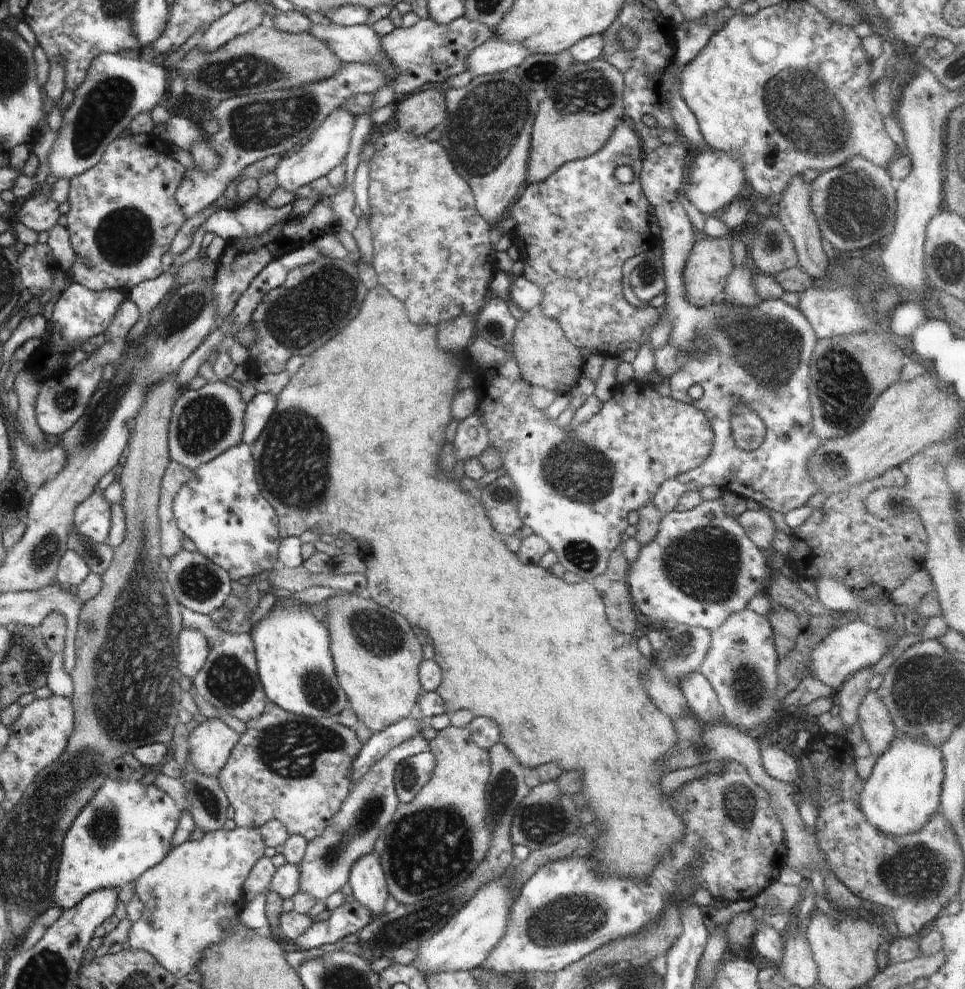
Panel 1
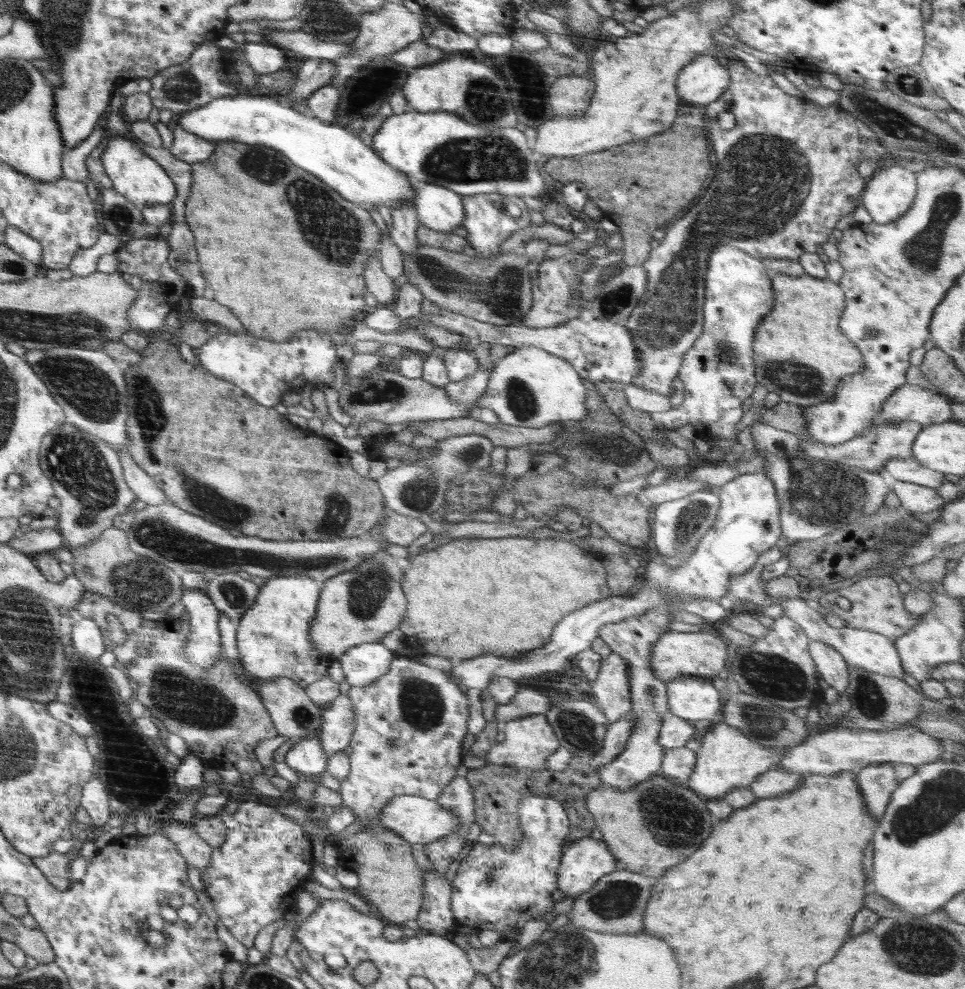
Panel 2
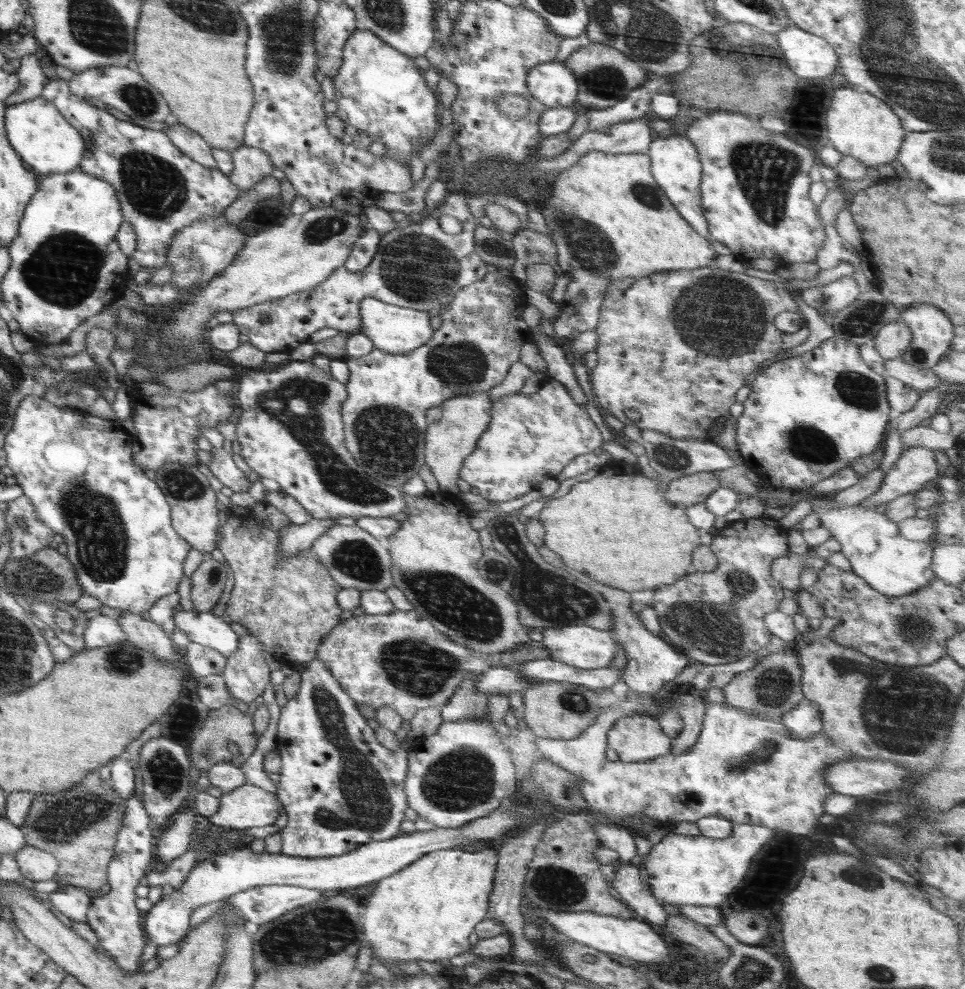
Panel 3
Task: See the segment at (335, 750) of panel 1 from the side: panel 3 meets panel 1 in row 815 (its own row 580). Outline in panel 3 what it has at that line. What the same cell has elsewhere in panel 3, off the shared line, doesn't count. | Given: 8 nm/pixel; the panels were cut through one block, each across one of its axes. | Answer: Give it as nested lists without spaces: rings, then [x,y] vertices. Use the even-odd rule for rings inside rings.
[[[266,501],[258,502],[252,507],[226,508],[228,520],[222,528],[222,540],[218,542],[218,548],[224,555],[225,562],[230,565],[234,573],[234,586],[226,602],[226,615],[232,621],[239,622],[249,632],[258,637],[264,650],[276,655],[283,663],[310,662],[314,660],[318,645],[334,626],[341,622],[342,607],[339,606],[336,596],[341,586],[332,579],[326,567],[314,556],[312,549],[298,551],[288,557],[287,561],[280,561],[278,555],[279,535],[291,526],[291,521],[286,514],[278,510]]]

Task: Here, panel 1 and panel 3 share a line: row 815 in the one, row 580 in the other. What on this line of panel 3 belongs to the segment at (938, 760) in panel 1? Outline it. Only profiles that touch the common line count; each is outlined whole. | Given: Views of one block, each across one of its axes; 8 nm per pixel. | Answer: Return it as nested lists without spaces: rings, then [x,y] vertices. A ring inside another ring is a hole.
[[[807,496],[812,510],[820,517],[826,528],[841,546],[841,552],[850,561],[851,568],[874,590],[884,596],[908,596],[928,586],[937,576],[931,569],[934,545],[932,539],[925,542],[905,540],[897,530],[897,523],[888,516],[868,508],[844,506],[832,508],[832,496]]]

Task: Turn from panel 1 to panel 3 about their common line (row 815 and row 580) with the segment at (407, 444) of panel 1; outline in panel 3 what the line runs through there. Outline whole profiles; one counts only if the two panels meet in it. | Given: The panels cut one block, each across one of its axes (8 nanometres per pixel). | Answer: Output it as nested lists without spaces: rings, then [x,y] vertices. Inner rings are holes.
[[[611,460],[594,478],[578,482],[565,495],[550,499],[537,516],[545,531],[545,545],[561,556],[563,565],[594,578],[596,582],[629,593],[655,590],[686,576],[693,570],[692,551],[701,545],[701,531],[690,524],[686,508],[672,504],[664,497],[668,484],[642,475],[642,470],[638,464]]]

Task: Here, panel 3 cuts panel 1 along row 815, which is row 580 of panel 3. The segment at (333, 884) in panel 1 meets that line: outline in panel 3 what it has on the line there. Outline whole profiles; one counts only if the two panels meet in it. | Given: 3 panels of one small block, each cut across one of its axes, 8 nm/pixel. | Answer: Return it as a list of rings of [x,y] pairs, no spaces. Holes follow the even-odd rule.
[[[357,525],[332,526],[328,532],[312,543],[310,549],[342,589],[385,591],[393,585],[392,573],[390,573],[392,559],[386,544],[376,540],[374,536],[364,532]]]

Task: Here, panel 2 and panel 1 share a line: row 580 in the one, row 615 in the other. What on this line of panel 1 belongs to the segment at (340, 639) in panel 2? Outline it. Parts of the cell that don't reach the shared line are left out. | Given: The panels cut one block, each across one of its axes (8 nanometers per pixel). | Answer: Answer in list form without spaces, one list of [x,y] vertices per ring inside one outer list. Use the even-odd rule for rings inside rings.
[[[342,593],[325,600],[325,622],[329,630],[330,650],[337,679],[348,697],[350,708],[370,732],[384,730],[387,726],[415,715],[415,704],[421,687],[418,667],[424,660],[422,645],[409,622],[388,607],[380,606],[366,594]]]

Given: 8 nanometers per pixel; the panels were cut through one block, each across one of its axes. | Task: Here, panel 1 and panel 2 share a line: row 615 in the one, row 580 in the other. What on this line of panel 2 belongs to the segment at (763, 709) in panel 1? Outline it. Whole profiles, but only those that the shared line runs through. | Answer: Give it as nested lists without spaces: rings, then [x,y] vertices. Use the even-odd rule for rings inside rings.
[[[777,544],[769,548],[766,552],[763,552],[758,557],[758,562],[754,568],[750,568],[748,572],[738,576],[732,576],[730,578],[730,584],[728,584],[728,595],[734,600],[744,601],[744,604],[751,604],[751,610],[759,611],[773,604],[779,604],[782,606],[783,614],[788,618],[791,618],[806,632],[810,641],[816,640],[818,642],[824,642],[828,644],[830,648],[840,652],[840,656],[845,660],[848,667],[862,668],[868,673],[878,674],[889,678],[894,678],[903,681],[905,673],[902,668],[902,660],[900,660],[900,654],[896,648],[894,640],[878,634],[878,632],[872,632],[868,630],[862,630],[858,628],[852,628],[850,626],[842,628],[834,628],[826,623],[824,616],[812,609],[806,604],[806,601],[801,598],[784,599],[784,600],[772,600],[766,596],[764,592],[765,581],[762,580],[762,567],[764,565],[772,564],[777,560],[780,560],[785,552],[786,548]]]

